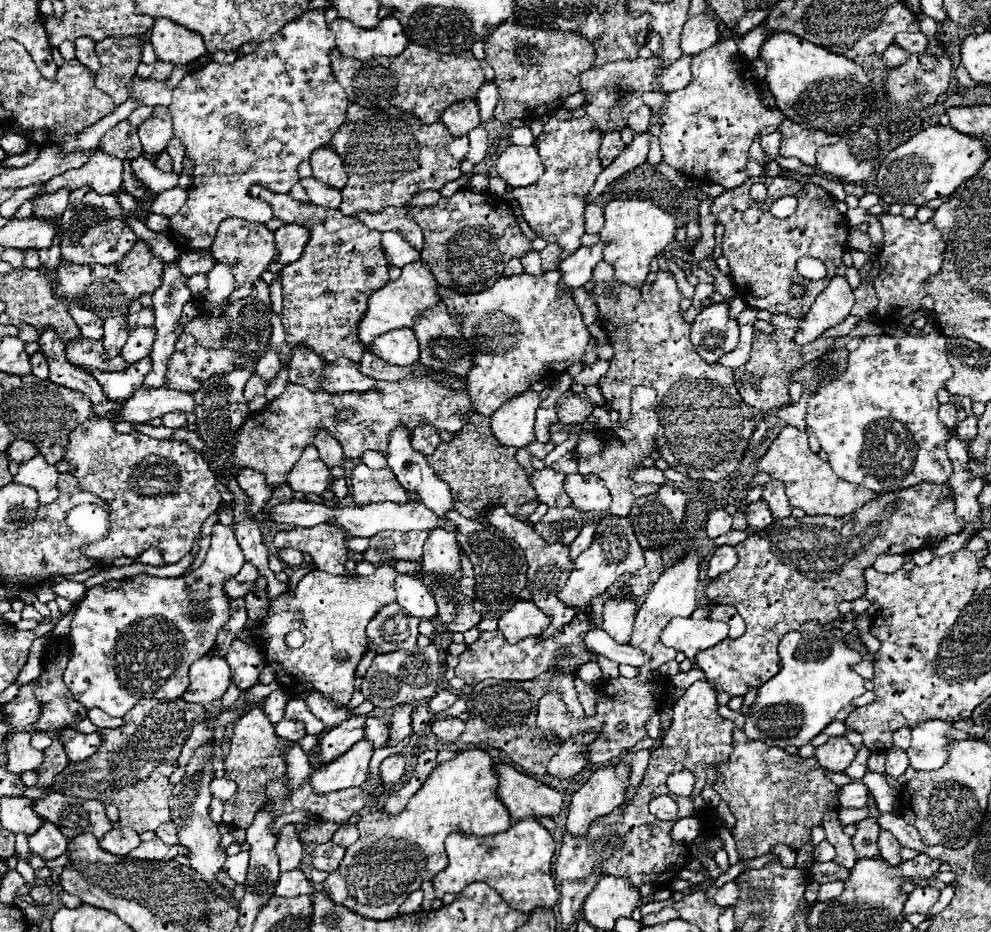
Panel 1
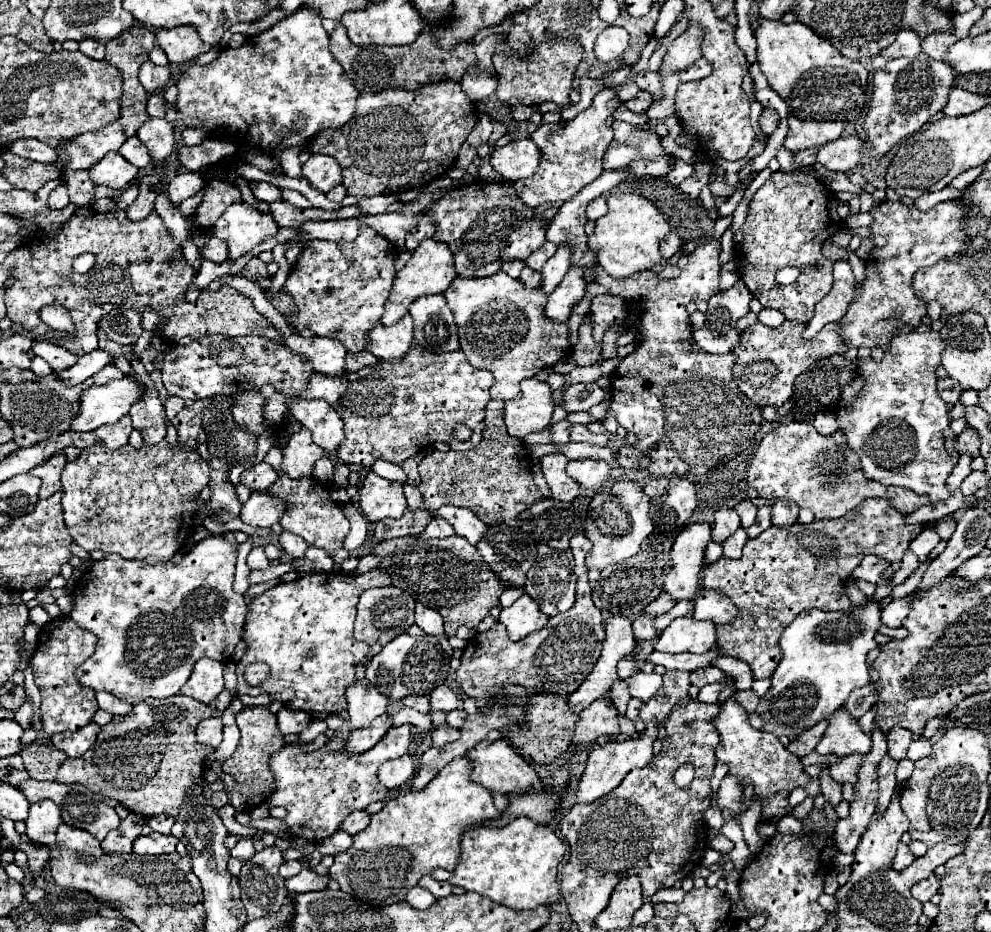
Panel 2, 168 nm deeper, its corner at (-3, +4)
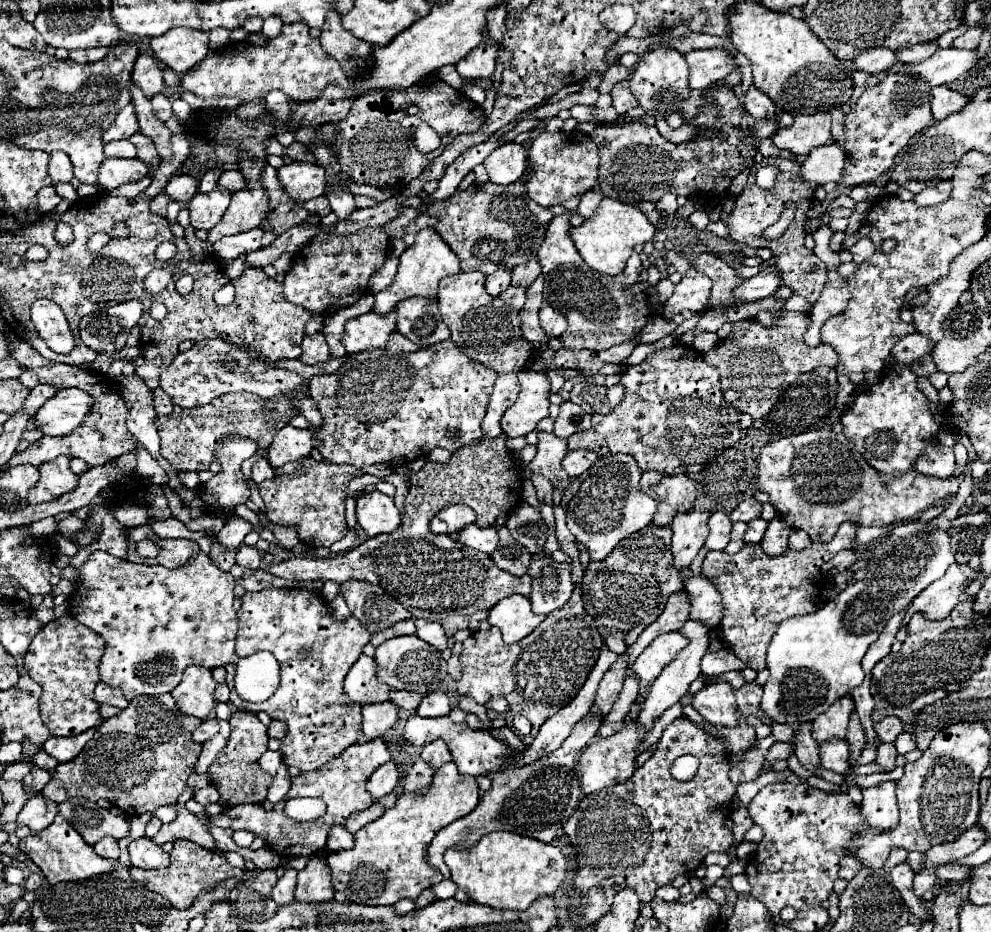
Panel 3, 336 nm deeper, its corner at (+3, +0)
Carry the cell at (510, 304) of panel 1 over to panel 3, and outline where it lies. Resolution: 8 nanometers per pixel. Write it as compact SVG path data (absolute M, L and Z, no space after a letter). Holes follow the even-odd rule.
M460 272L454 276L444 276L438 290L438 310L444 324L452 332L456 346L472 360L494 368L498 372L496 388L484 416L482 432L486 438L496 438L502 434L500 418L506 408L516 402L518 396L518 370L524 370L530 364L532 346L520 338L520 312L510 306L502 306L500 298L486 294L484 276L480 272Z

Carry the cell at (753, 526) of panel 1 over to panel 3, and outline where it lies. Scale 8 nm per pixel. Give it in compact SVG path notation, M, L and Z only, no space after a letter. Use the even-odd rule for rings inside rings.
M756 518L752 522L748 522L748 530L746 530L746 542L748 544L756 544L762 540L764 532L768 528L768 522L764 518Z

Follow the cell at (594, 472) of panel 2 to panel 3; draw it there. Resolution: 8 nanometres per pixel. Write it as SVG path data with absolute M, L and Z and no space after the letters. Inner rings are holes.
M576 450L576 452L568 452L562 460L564 470L568 472L568 476L578 478L580 474L584 474L594 462L596 462L598 454L592 450Z

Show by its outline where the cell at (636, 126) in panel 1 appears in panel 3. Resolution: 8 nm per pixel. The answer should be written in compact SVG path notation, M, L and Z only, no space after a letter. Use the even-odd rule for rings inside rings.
M628 80L618 82L618 84L612 88L610 96L612 96L612 106L616 108L618 114L624 114L624 112L628 112L630 108L636 108L636 106L638 106L636 98L634 98L632 92L628 90Z

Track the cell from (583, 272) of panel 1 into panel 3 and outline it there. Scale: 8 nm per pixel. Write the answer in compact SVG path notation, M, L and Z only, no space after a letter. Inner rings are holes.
M542 304L542 308L540 308L540 326L552 338L552 336L560 336L566 330L566 320L554 308L550 308L548 304Z

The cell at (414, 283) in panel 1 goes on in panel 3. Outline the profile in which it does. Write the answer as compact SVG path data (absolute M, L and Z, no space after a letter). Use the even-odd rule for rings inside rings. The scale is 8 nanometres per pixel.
M424 228L418 232L416 240L412 246L408 246L402 256L400 256L400 262L398 262L398 272L394 276L394 282L374 294L376 302L374 302L374 312L378 314L388 314L396 308L396 304L404 298L412 298L412 296L428 296L428 298L434 298L438 294L438 282L448 276L448 274L458 274L460 272L460 264L458 264L458 258L456 254L444 244L444 240L438 236L438 232L434 228Z

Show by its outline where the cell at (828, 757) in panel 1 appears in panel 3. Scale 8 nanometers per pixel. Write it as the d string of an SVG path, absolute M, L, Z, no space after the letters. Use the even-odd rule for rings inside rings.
M850 694L836 700L836 704L832 704L832 708L828 708L820 716L816 716L816 720L812 722L812 738L816 742L824 742L828 738L846 740L846 726L848 726L848 718L850 718L852 710L854 710L854 700Z

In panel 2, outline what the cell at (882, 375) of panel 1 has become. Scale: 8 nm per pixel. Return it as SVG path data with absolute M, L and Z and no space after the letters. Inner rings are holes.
M932 330L922 332L922 334L920 334L920 332L910 332L910 334L904 334L904 336L894 336L894 338L890 340L890 344L888 344L888 350L884 352L884 358L882 358L880 362L872 360L870 356L864 358L864 360L856 358L856 376L854 376L852 382L846 384L846 388L842 388L842 396L834 402L834 408L832 408L832 410L834 410L834 416L836 416L836 422L838 422L838 428L840 428L842 434L846 436L848 448L854 450L854 454L858 454L860 464L862 464L862 472L864 472L864 476L866 476L868 480L876 480L876 482L880 482L880 484L884 484L884 486L904 486L904 488L910 488L910 490L914 490L914 492L918 492L918 494L930 496L932 502L934 502L934 500L946 500L946 498L948 498L946 478L950 476L952 468L958 464L958 458L960 458L960 454L958 454L958 450L956 450L956 446L954 446L956 436L950 429L948 408L946 408L946 404L940 400L940 396L938 396L938 392L936 392L936 374L934 374L934 372L936 372L936 368L940 366L940 358L942 358L944 348L946 348L944 340L940 338L938 332L932 332Z

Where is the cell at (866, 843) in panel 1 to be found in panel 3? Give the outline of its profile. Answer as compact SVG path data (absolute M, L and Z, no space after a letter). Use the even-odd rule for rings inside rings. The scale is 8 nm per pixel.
M880 744L878 746L878 758L876 762L888 770L894 768L894 760L896 760L898 752L896 752L896 746L894 744Z

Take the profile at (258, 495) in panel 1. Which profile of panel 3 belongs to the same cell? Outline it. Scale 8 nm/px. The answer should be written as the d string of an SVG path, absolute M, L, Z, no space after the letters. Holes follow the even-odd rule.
M260 458L258 462L254 462L254 466L252 466L252 480L254 480L256 484L260 484L262 480L268 480L268 478L272 478L272 476L274 476L274 470L272 470L272 466L268 464L266 458Z

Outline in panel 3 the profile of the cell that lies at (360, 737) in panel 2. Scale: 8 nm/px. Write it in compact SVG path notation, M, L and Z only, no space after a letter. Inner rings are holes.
M388 700L384 704L366 704L362 708L364 716L364 736L366 738L380 738L386 730L390 730L398 720L398 708Z

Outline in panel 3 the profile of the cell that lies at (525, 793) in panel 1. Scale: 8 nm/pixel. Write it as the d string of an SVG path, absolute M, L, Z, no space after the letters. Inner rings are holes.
M408 716L402 736L414 744L414 746L426 746L434 740L444 740L450 748L452 760L458 766L460 774L468 774L468 776L480 776L480 774L492 774L492 772L500 772L506 768L510 756L512 756L512 748L508 748L504 742L496 740L490 732L486 730L472 730L468 724L456 724L452 722L450 716L442 716L442 718L422 718L422 716Z

